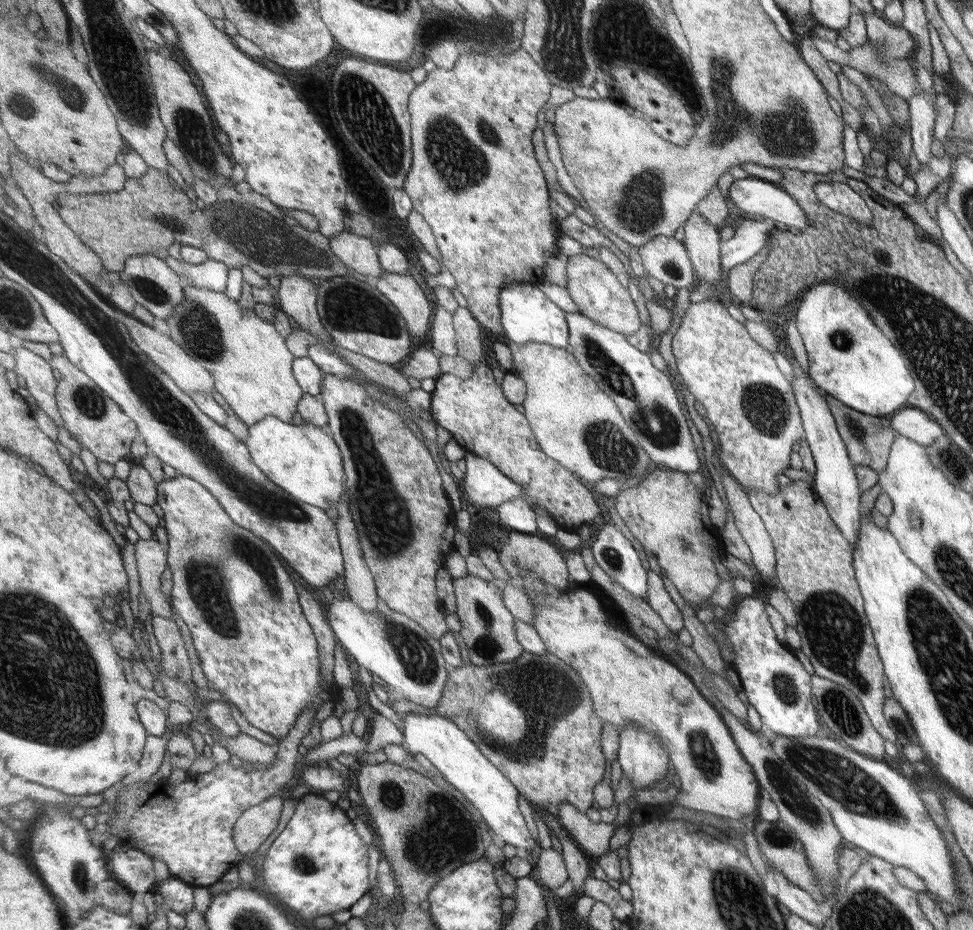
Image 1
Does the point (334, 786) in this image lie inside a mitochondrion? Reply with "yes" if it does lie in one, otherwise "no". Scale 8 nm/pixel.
no

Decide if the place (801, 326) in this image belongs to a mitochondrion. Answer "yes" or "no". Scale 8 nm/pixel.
no

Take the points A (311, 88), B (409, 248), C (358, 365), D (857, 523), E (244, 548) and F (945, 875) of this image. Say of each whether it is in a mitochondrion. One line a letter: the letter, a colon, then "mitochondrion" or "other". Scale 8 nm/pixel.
A: other
B: other
C: other
D: other
E: mitochondrion
F: other

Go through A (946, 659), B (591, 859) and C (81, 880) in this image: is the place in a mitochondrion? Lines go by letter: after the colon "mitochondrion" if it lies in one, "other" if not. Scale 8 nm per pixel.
A: mitochondrion
B: other
C: other

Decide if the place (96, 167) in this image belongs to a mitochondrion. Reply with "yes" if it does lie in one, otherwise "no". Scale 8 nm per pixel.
no

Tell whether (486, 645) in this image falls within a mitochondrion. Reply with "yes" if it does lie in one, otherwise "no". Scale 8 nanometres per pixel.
yes

